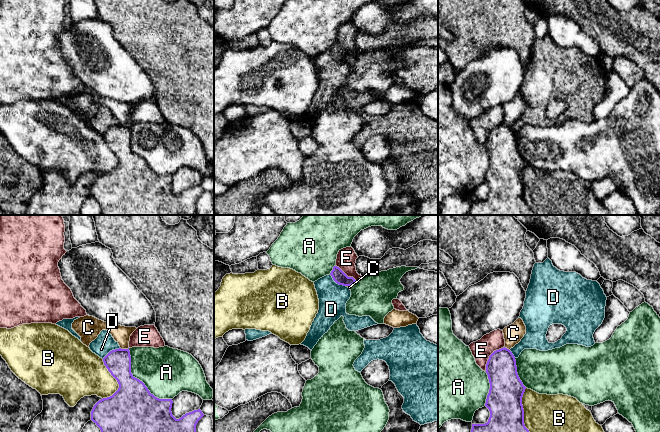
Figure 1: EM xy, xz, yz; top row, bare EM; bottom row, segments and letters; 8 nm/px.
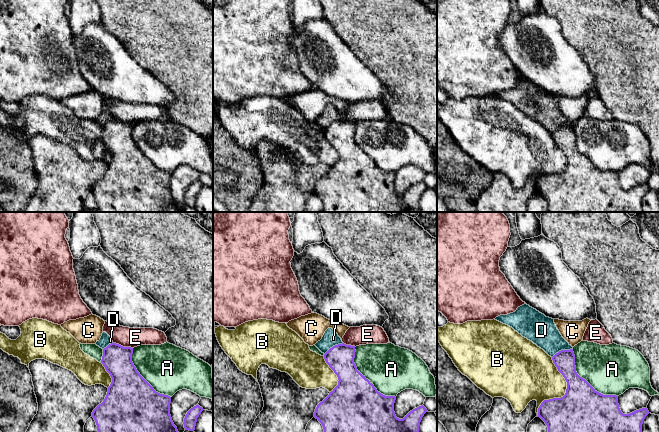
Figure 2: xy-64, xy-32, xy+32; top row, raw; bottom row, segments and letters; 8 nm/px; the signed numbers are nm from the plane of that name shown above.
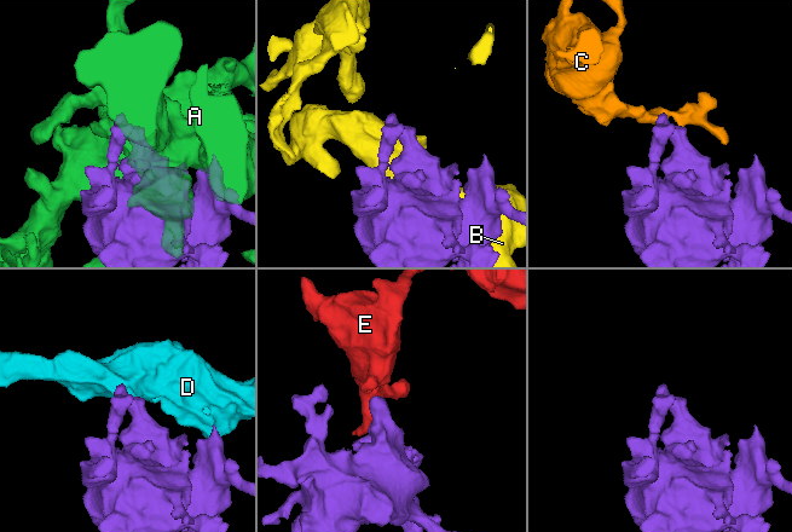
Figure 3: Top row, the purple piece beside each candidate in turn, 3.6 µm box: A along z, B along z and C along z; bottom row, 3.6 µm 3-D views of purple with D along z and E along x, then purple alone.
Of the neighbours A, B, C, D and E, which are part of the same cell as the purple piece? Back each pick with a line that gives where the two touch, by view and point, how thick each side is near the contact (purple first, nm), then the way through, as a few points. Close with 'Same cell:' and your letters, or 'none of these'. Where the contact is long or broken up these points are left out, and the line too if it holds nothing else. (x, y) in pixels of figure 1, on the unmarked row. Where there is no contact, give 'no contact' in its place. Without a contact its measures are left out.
Same cell: none of these

